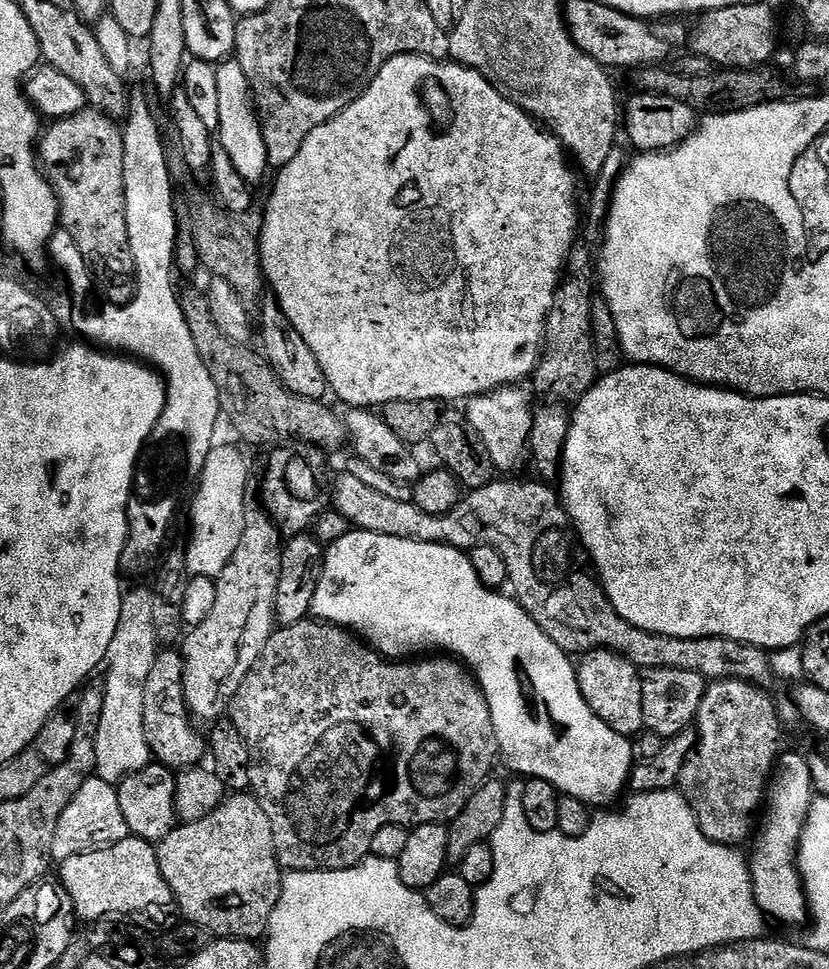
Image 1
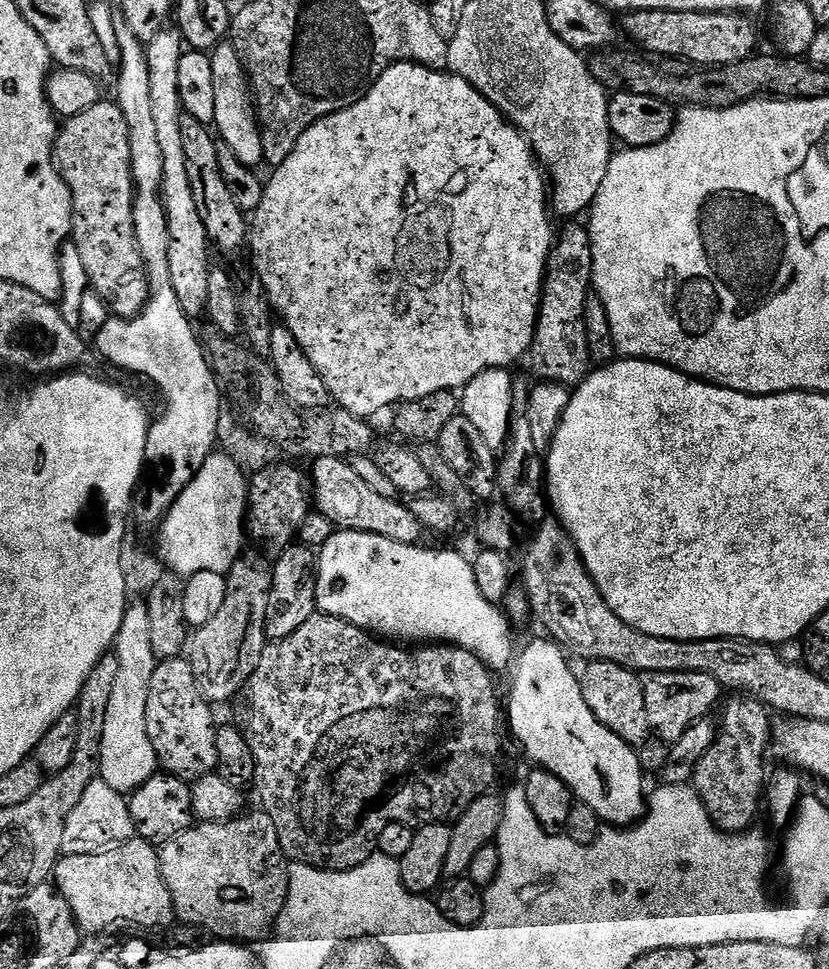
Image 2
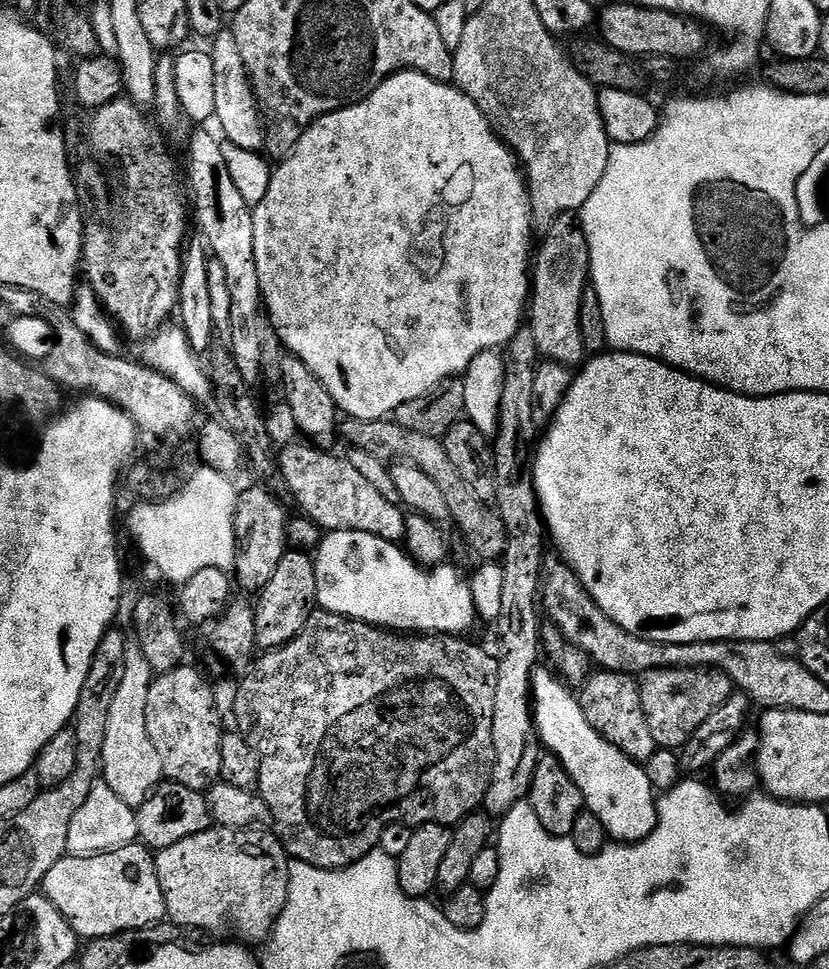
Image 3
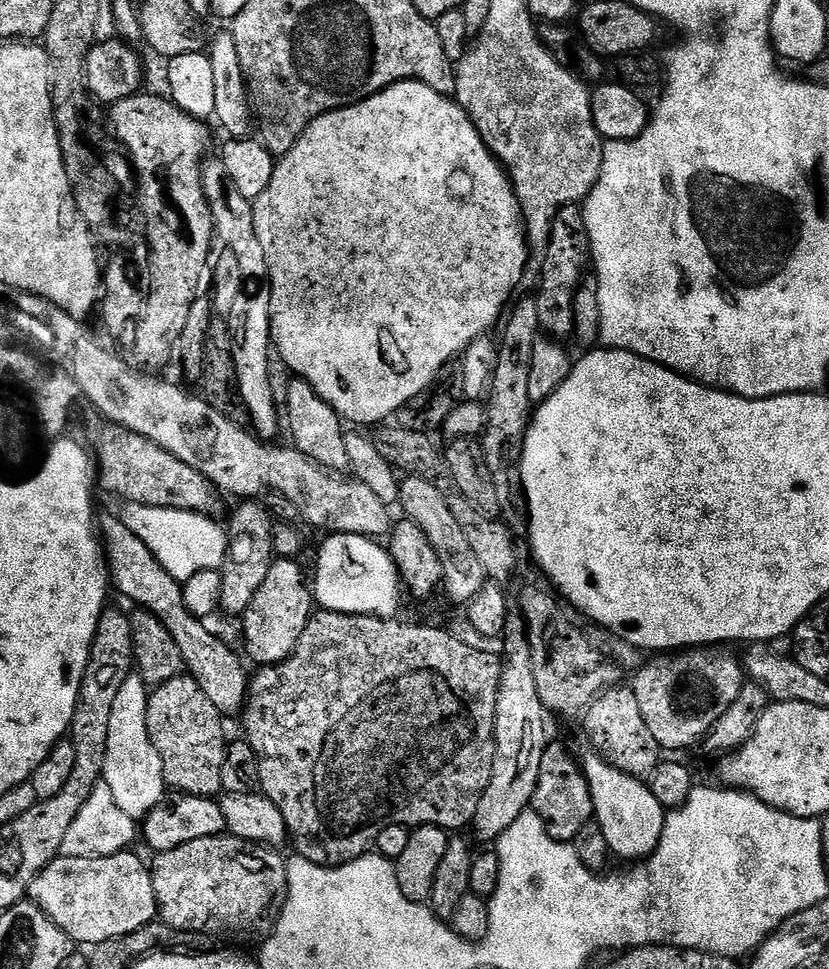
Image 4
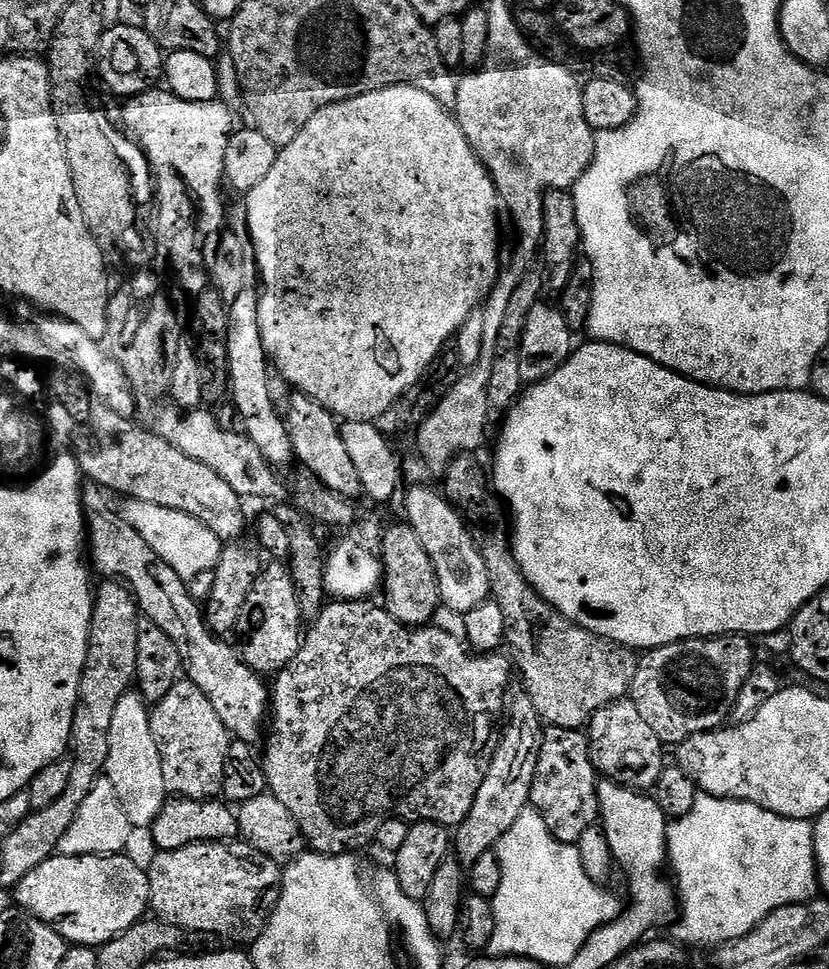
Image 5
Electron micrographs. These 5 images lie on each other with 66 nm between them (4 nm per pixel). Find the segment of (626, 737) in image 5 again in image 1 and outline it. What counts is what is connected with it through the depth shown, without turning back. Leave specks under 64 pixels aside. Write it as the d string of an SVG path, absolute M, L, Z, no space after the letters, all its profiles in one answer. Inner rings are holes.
M598 648L595 652L585 652L576 664L578 686L582 690L582 698L614 730L619 736L635 738L645 731L642 714L642 672L634 665L609 648Z

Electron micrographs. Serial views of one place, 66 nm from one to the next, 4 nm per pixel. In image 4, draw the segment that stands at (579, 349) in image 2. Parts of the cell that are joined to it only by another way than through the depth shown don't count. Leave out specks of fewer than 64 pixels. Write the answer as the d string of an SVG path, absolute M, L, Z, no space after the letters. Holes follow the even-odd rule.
M567 204L565 208L558 210L554 218L554 226L550 230L550 246L539 265L540 285L534 290L538 306L538 322L549 337L571 337L575 333L574 297L577 288L585 279L584 271L587 268L589 271L591 255L592 243L586 230L583 207L580 204Z

